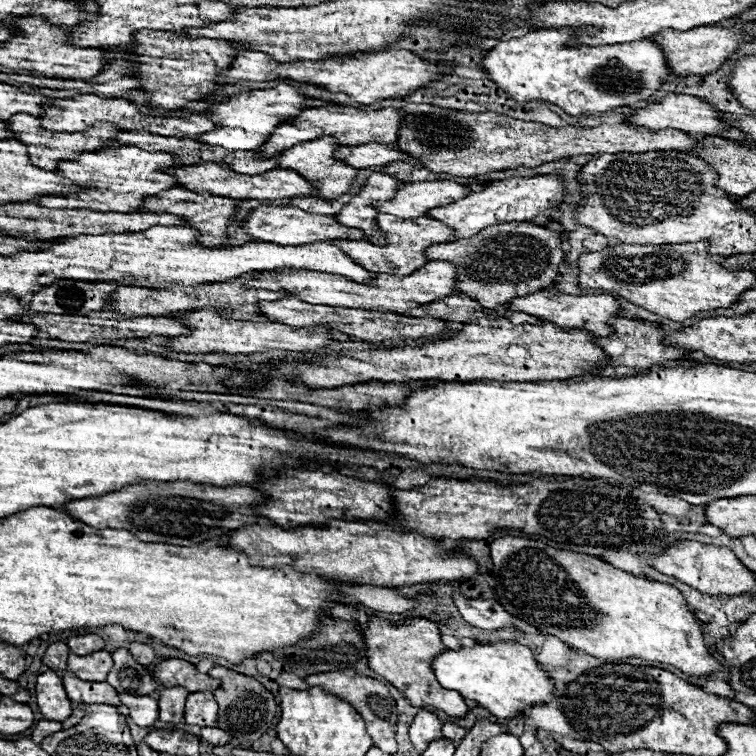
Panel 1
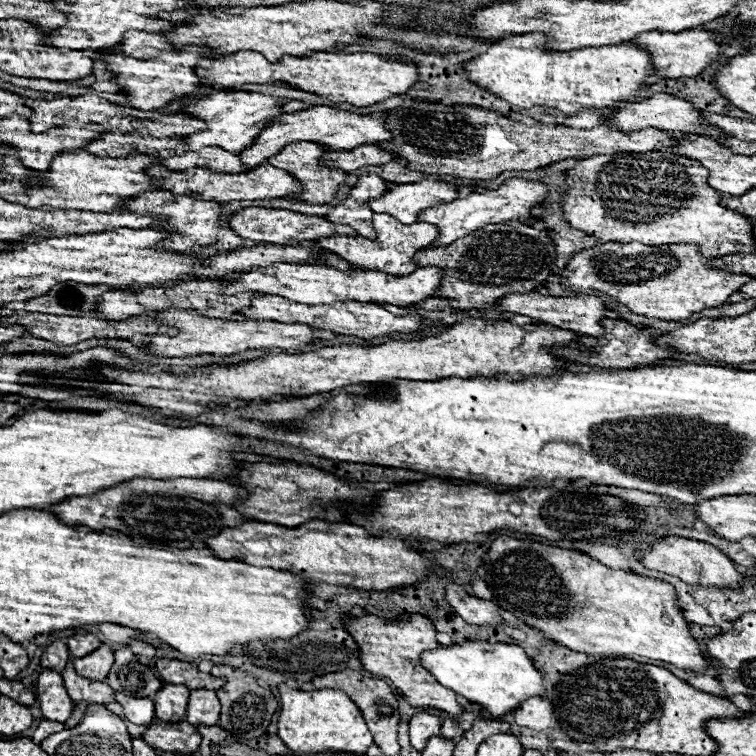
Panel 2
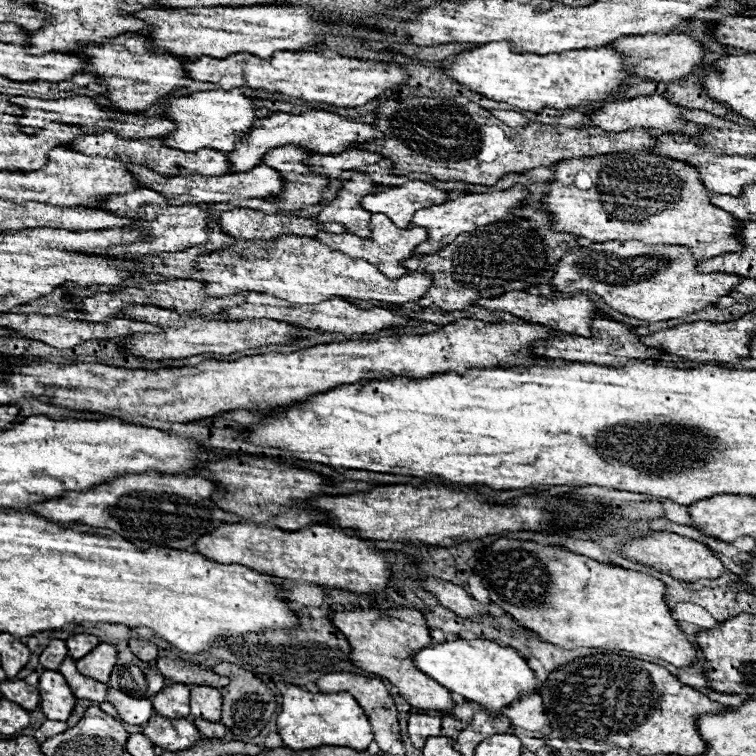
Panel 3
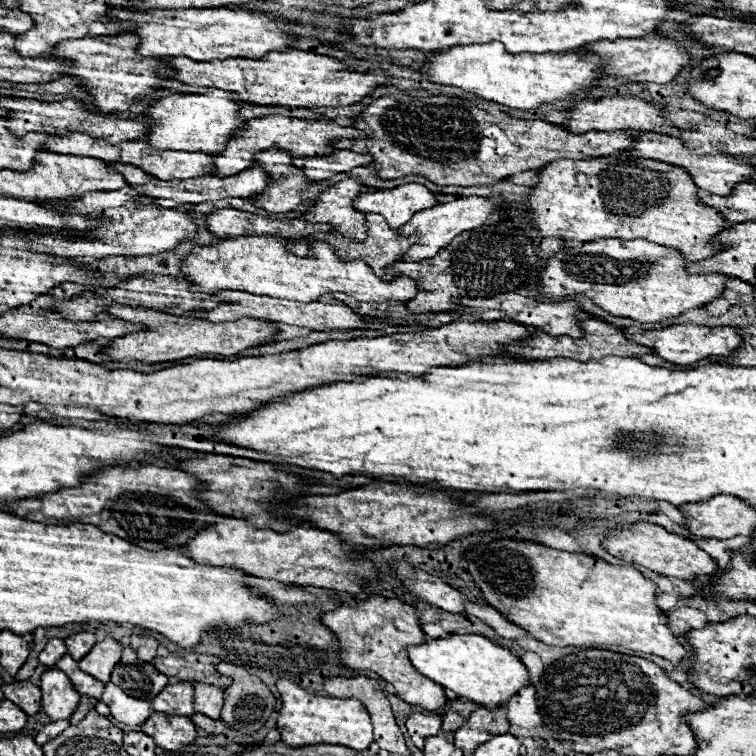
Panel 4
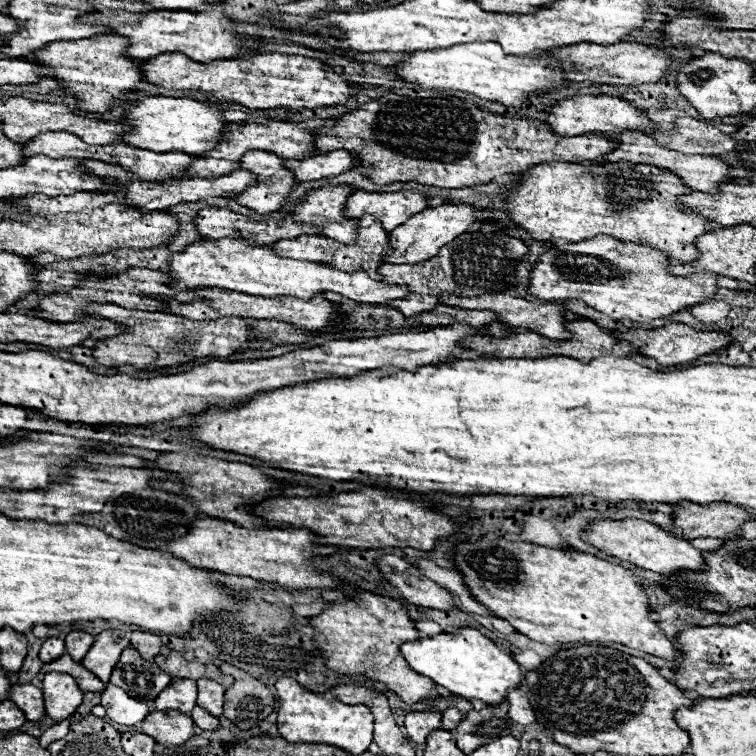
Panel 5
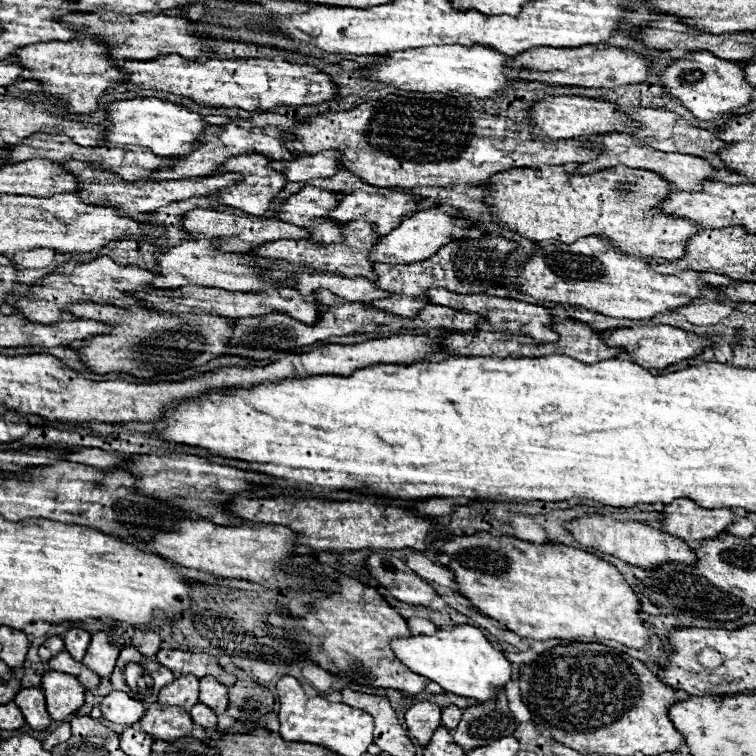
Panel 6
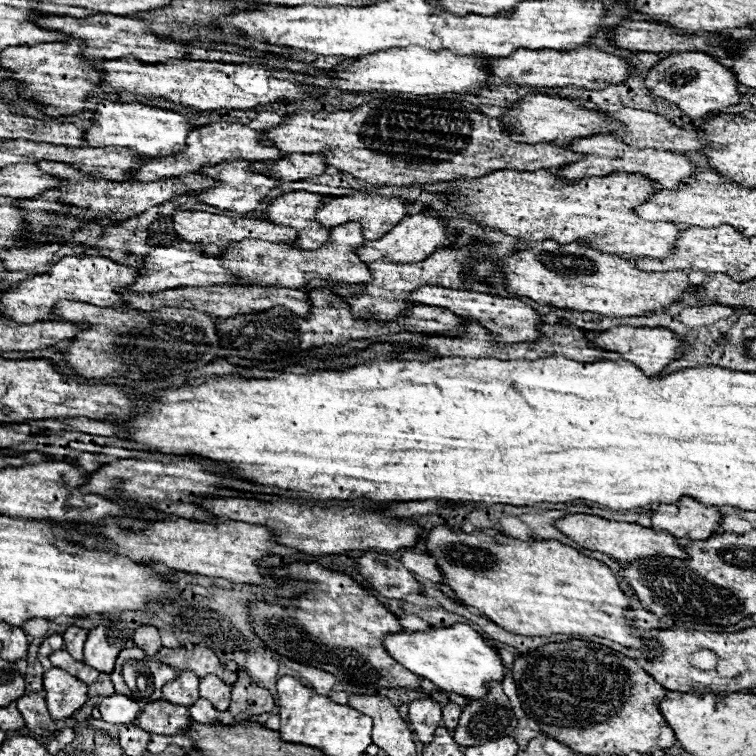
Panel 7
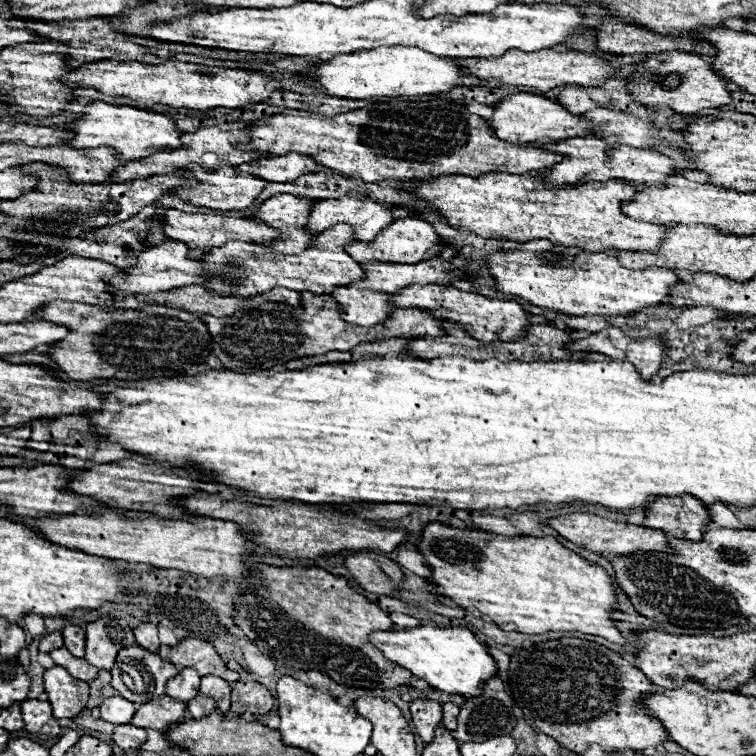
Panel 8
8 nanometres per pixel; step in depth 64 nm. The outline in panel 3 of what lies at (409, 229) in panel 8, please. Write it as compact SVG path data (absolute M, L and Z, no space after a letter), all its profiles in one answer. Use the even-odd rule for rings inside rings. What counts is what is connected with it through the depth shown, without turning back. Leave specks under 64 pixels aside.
M516 186L516 188L510 188L510 190L502 190L502 192L488 192L488 194L466 194L466 196L460 196L452 202L446 202L446 204L438 204L438 206L432 206L432 208L422 208L414 214L412 222L408 224L408 228L412 226L422 226L426 228L428 232L428 238L418 244L418 248L414 248L414 256L426 256L430 252L438 252L440 248L444 248L446 244L450 244L458 234L462 232L472 232L476 230L478 226L486 226L486 224L492 224L492 222L498 222L502 220L504 214L508 212L514 212L516 208L522 206L522 198L526 198L530 192Z

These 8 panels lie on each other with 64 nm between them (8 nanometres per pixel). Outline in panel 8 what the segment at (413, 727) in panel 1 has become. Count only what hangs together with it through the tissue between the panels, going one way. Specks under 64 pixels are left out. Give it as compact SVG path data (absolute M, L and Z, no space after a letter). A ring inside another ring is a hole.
M414 700L410 704L412 724L424 742L434 738L434 728L442 722L442 704L436 700Z

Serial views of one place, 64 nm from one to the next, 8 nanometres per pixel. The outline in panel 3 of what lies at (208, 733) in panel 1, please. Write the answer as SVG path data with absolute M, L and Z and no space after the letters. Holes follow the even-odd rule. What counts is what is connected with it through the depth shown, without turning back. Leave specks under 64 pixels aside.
M194 720L194 724L206 738L222 738L226 734L226 728L220 722L218 724L210 724L208 720Z

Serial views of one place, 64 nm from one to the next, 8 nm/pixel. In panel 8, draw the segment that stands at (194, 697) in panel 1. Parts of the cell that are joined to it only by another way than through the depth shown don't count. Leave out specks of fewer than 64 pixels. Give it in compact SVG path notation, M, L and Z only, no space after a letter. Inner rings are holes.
M202 676L202 684L200 684L200 692L208 694L216 700L216 710L220 714L226 714L230 710L230 684L226 684L226 680L218 678L218 676Z

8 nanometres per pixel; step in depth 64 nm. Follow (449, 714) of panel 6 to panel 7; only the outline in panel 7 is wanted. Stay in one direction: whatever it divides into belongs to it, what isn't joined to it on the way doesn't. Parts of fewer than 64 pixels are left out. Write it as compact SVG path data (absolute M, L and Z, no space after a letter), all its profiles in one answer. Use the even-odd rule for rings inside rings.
M446 704L446 706L442 708L442 722L444 722L444 726L446 726L448 730L454 730L454 728L456 728L460 710L462 710L462 706L458 706L458 704Z

